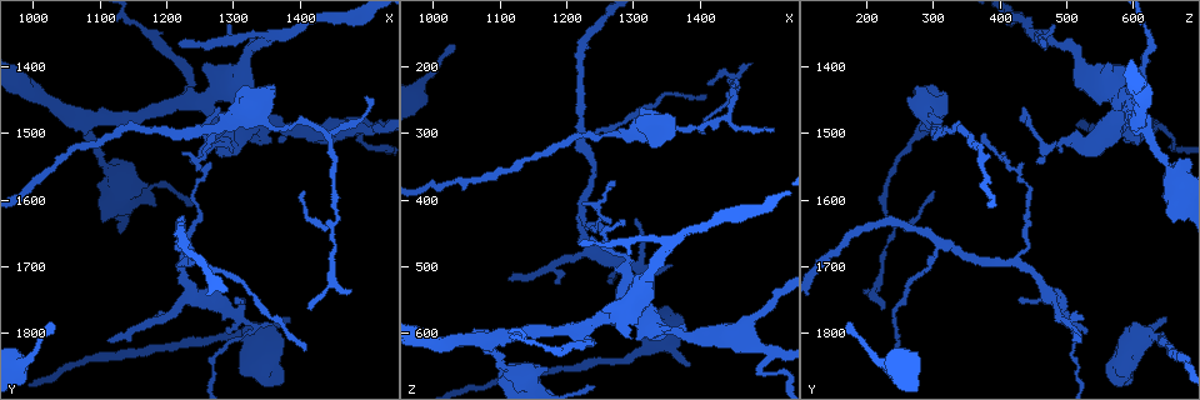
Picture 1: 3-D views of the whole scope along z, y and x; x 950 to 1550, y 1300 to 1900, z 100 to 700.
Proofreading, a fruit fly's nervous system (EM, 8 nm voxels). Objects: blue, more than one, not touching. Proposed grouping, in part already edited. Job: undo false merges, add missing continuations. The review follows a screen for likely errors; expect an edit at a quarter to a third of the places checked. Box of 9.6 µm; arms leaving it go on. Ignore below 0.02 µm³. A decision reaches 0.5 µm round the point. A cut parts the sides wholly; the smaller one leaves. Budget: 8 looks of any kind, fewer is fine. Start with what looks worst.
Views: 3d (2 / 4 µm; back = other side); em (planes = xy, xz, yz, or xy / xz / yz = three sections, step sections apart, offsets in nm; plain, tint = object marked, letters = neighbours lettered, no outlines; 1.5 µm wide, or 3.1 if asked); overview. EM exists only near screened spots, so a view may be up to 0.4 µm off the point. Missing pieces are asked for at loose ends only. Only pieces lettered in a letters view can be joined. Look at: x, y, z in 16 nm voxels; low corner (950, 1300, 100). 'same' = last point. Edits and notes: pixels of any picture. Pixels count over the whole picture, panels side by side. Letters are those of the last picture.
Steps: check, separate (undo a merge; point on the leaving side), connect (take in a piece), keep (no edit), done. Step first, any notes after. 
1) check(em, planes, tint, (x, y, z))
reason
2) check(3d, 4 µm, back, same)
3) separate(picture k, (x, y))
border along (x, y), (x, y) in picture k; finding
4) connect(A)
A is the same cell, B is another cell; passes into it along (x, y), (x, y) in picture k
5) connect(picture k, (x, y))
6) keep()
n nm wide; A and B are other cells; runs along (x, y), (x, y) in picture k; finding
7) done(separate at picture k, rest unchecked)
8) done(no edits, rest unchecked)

check(em, planes, letters, (1025, 1785, 170))
tapers out

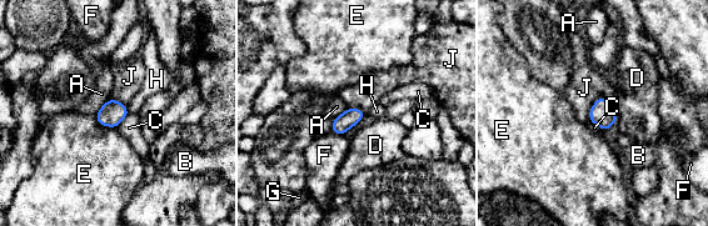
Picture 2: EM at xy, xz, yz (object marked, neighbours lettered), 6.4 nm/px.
keep()
120 nm wide; A, B, C, D, E, F, G, H and J are other cells; border along (348, 108), (333, 119) in picture 2; no lettered piece goes on from it

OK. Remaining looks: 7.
check(3d, 4 µm, (1330, 1790, 515))
sharp bend

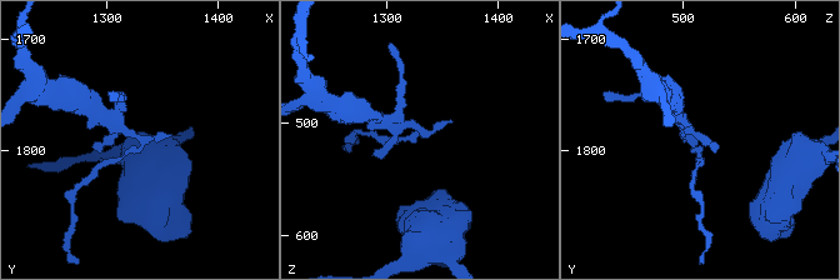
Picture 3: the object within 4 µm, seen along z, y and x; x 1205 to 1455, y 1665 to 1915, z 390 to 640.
check(em, planes, tint, (1334, 1794, 510))
now the EM

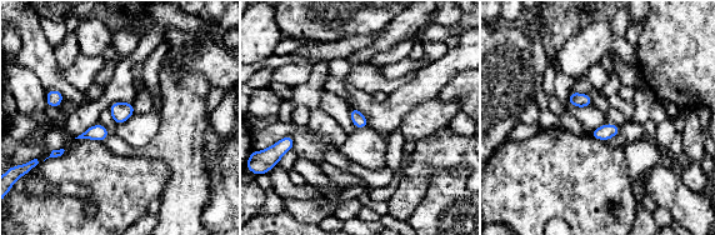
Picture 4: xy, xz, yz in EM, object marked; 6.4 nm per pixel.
check(em, planes, letters, same)
see the neighbours

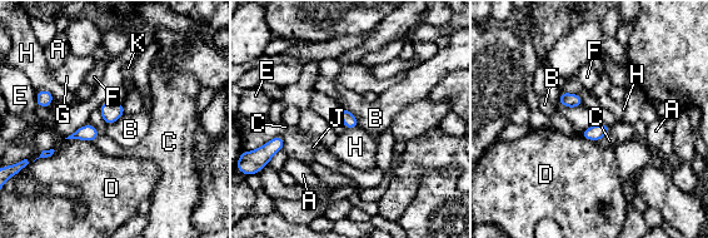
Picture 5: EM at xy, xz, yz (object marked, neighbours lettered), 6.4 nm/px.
keep()
90 nm wide; A, B, C, D, E, F, G, H, J and K are other cells; border along (345, 107), (355, 117), (359, 125) in picture 5; one neuron here

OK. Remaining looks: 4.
check(3d, 2 µm, (1115, 1815, 520))
branch stops here

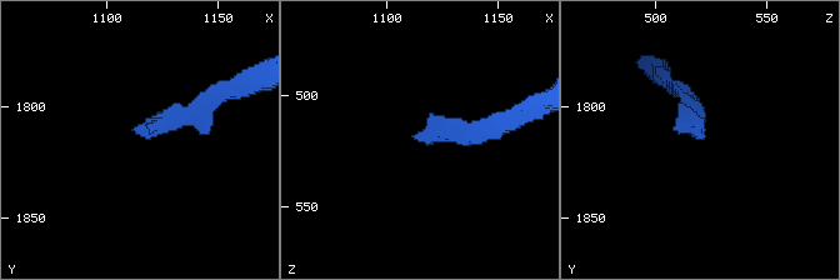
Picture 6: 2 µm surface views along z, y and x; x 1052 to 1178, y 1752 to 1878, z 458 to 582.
check(em, planes, tint, (1114, 1812, 517))

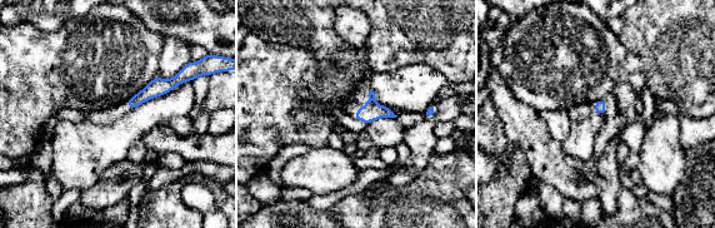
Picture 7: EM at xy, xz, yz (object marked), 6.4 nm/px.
check(em, planes, letters, same)
what lies round it

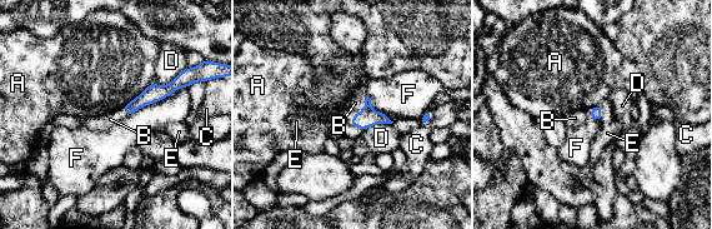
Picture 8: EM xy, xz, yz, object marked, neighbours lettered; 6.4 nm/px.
connect(B)
B is the same cell, A, C, D, E and F are other cells; passes into it along (366, 118), (361, 110), (355, 103) in picture 8; it goes on there

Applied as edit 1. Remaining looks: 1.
done(connect at picture 8, rest unchecked)

